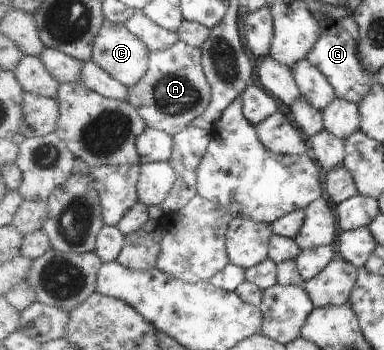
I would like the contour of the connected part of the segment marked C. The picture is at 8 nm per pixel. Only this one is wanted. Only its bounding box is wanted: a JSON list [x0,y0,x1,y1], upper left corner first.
[93,20,150,88]

